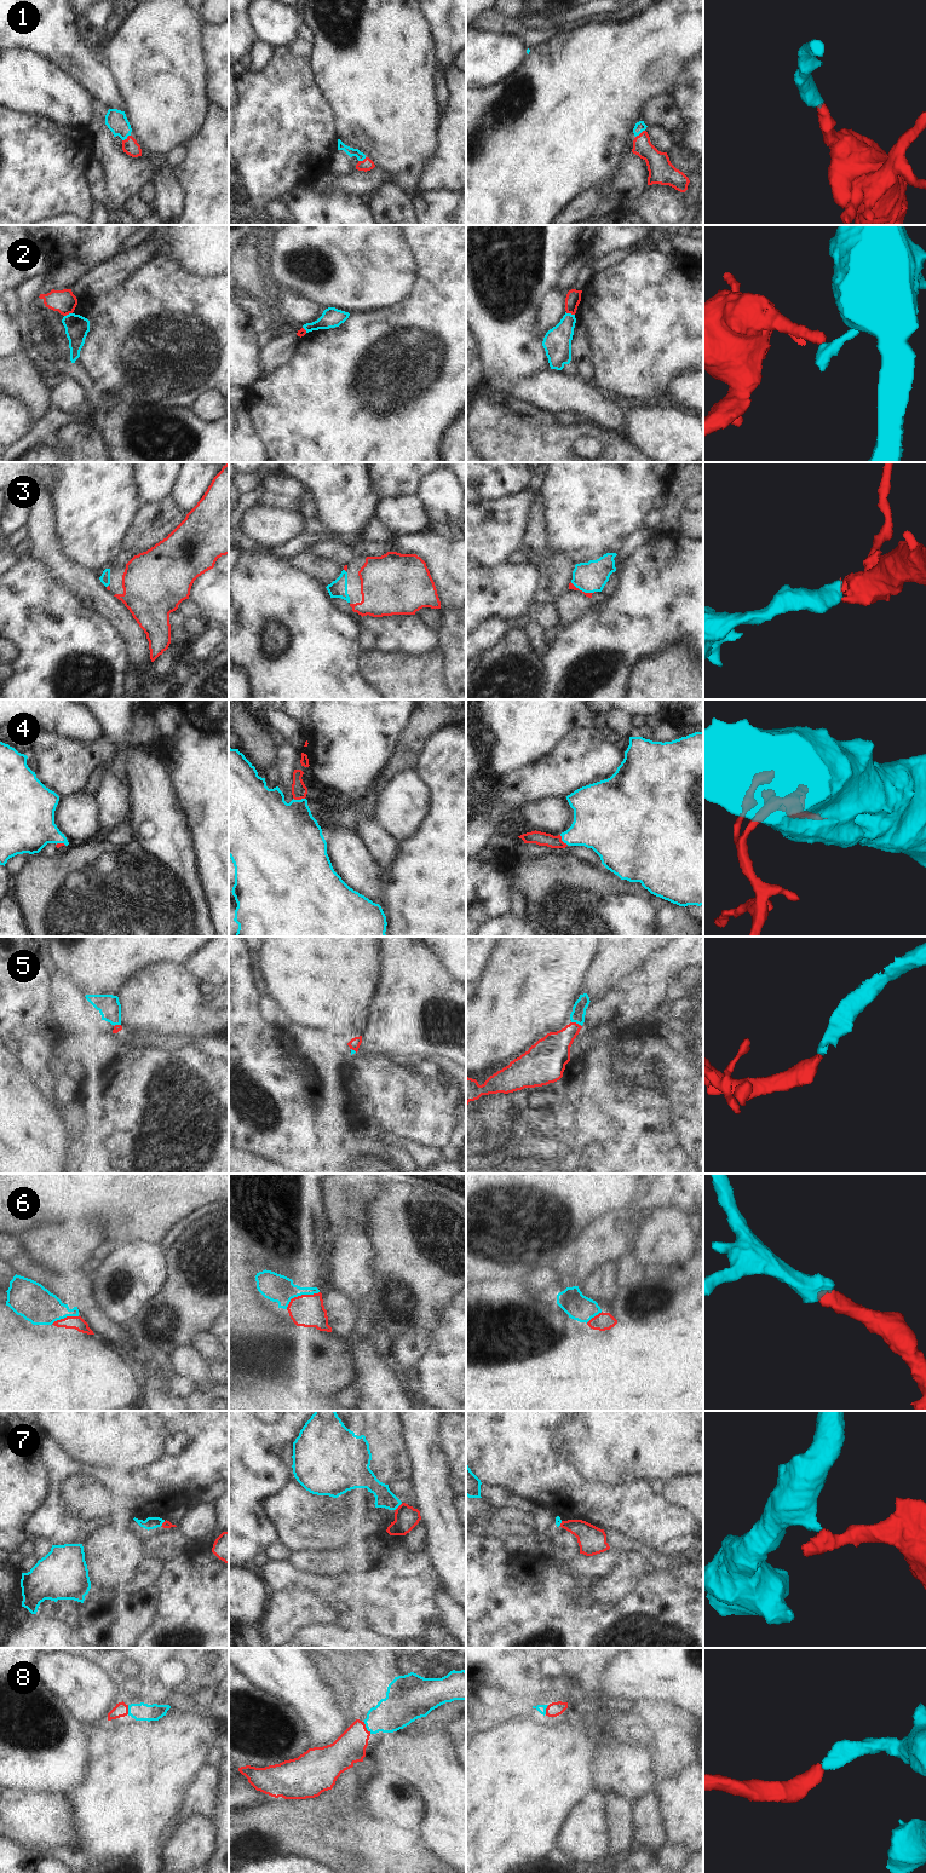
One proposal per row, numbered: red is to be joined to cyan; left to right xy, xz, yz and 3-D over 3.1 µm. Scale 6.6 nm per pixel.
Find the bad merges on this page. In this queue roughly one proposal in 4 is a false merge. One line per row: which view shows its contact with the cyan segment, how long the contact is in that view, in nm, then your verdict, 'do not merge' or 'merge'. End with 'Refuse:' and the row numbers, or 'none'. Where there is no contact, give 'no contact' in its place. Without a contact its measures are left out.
1: meets cyan in xy; contact 70 nm long; merge
2: meets cyan in yz; contact 70 nm long; do not merge
3: meets cyan in yz; contact 180 nm long; merge
4: meets cyan in xz; contact 80 nm long; merge
5: meets cyan in yz; contact 80 nm long; merge
6: meets cyan in xz; contact 260 nm long; merge
7: meets cyan in xz; contact 80 nm long; do not merge
8: meets cyan in xz; contact 100 nm long; merge
Refuse: 2, 7

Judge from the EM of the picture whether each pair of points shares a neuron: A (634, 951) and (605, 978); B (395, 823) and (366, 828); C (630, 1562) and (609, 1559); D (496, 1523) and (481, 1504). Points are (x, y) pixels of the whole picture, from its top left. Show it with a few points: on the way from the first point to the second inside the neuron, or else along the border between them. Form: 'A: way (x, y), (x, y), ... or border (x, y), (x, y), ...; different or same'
A: way (627, 956), (613, 970); same
B: border (373, 817), (381, 829), (398, 841); different
C: border (620, 1552), (613, 1568), (596, 1580); different
D: border (492, 1506), (484, 1508), (478, 1513); different

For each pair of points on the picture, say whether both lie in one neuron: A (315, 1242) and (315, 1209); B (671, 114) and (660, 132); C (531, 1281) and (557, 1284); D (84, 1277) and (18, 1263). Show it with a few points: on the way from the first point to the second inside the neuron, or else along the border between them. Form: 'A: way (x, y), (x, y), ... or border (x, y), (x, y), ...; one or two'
A: way (315, 1233), (315, 1217); one
B: border (648, 125), (661, 125), (676, 137); two
C: way (538, 1284), (551, 1284); one
D: way (68, 1280), (49, 1280), (34, 1271); one

